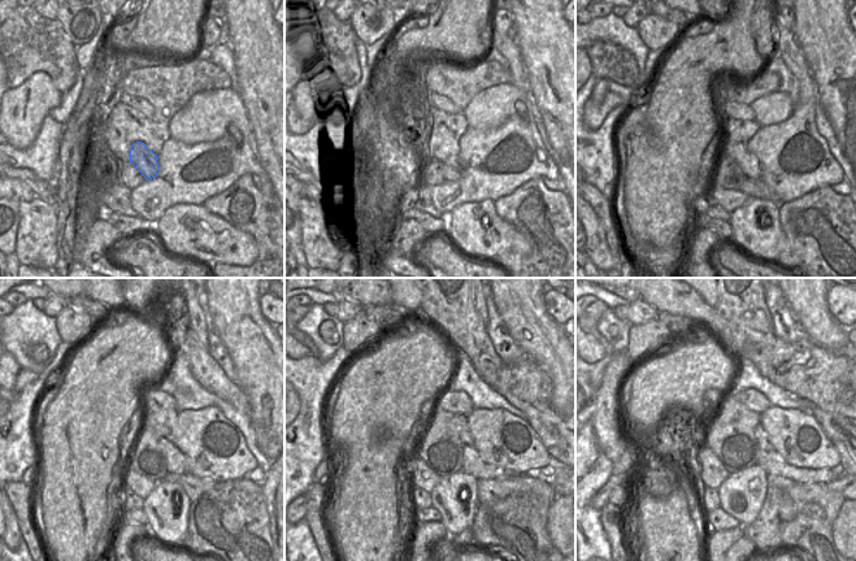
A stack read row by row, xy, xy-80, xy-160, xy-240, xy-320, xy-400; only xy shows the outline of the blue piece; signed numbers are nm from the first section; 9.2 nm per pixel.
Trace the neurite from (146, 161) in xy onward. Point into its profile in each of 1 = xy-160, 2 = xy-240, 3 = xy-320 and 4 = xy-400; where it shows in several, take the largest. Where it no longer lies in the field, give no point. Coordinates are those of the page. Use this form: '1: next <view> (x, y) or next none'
1: next xy-160 (754, 187)
2: next xy-240 (194, 487)
3: next xy-320 (490, 491)
4: next xy-400 (802, 494)

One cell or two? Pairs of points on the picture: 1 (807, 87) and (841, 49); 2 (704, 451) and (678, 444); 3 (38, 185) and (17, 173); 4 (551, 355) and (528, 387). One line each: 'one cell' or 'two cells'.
1: two cells
2: two cells
3: one cell
4: two cells

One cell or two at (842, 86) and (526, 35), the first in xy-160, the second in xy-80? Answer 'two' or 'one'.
one

